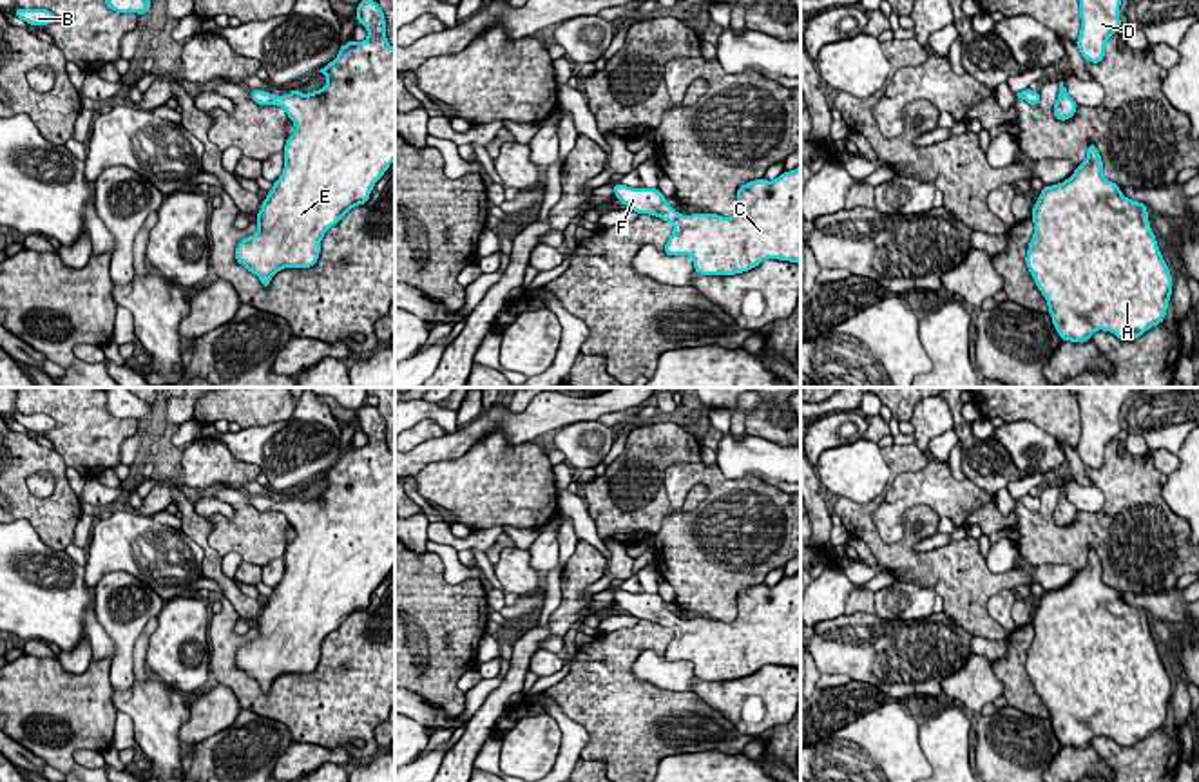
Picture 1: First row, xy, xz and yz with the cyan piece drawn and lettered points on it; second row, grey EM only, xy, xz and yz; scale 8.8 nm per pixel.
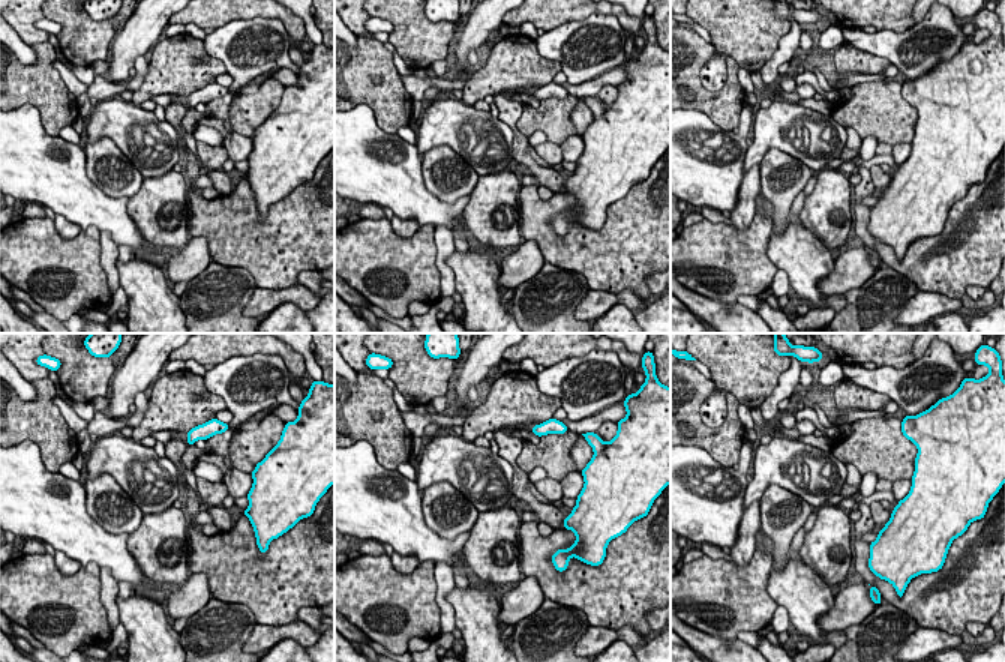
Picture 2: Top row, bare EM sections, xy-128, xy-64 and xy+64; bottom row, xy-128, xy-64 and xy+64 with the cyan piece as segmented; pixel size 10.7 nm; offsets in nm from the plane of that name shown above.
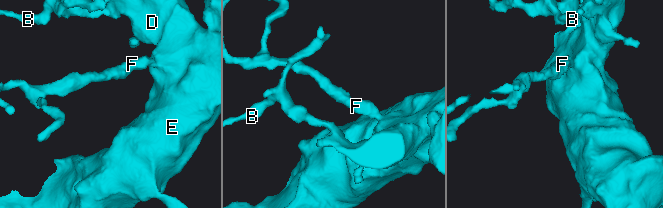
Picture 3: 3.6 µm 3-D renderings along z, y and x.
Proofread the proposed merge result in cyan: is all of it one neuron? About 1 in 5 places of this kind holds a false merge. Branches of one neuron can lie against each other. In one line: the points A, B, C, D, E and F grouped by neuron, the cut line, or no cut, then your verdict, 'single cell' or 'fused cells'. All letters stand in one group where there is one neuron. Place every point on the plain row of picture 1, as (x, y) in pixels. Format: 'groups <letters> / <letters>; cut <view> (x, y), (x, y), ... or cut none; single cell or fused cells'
groups A B C D E F; cut none; single cell

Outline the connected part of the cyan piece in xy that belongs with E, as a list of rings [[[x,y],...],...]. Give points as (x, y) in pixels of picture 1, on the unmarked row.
[[[364,404],[357,411],[357,427],[368,434],[364,447],[350,445],[341,453],[339,462],[322,478],[328,489],[321,496],[301,500],[293,494],[286,501],[273,501],[264,496],[250,496],[250,503],[259,510],[279,510],[295,530],[295,538],[286,543],[284,576],[268,597],[257,619],[259,635],[237,648],[235,666],[255,679],[264,693],[283,673],[312,673],[321,659],[321,646],[328,634],[359,610],[366,610],[375,588],[395,567],[395,454],[386,443],[384,418],[377,407]]]

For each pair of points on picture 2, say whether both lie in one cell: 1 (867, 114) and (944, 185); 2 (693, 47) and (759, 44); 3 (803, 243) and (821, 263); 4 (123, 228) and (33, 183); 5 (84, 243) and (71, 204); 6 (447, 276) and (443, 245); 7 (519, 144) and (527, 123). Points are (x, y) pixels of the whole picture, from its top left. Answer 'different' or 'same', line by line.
1: different
2: different
3: same
4: same
5: different
6: same
7: different

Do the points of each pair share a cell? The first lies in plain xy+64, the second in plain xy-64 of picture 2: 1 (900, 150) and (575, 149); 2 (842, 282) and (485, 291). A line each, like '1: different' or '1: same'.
1: same
2: different

